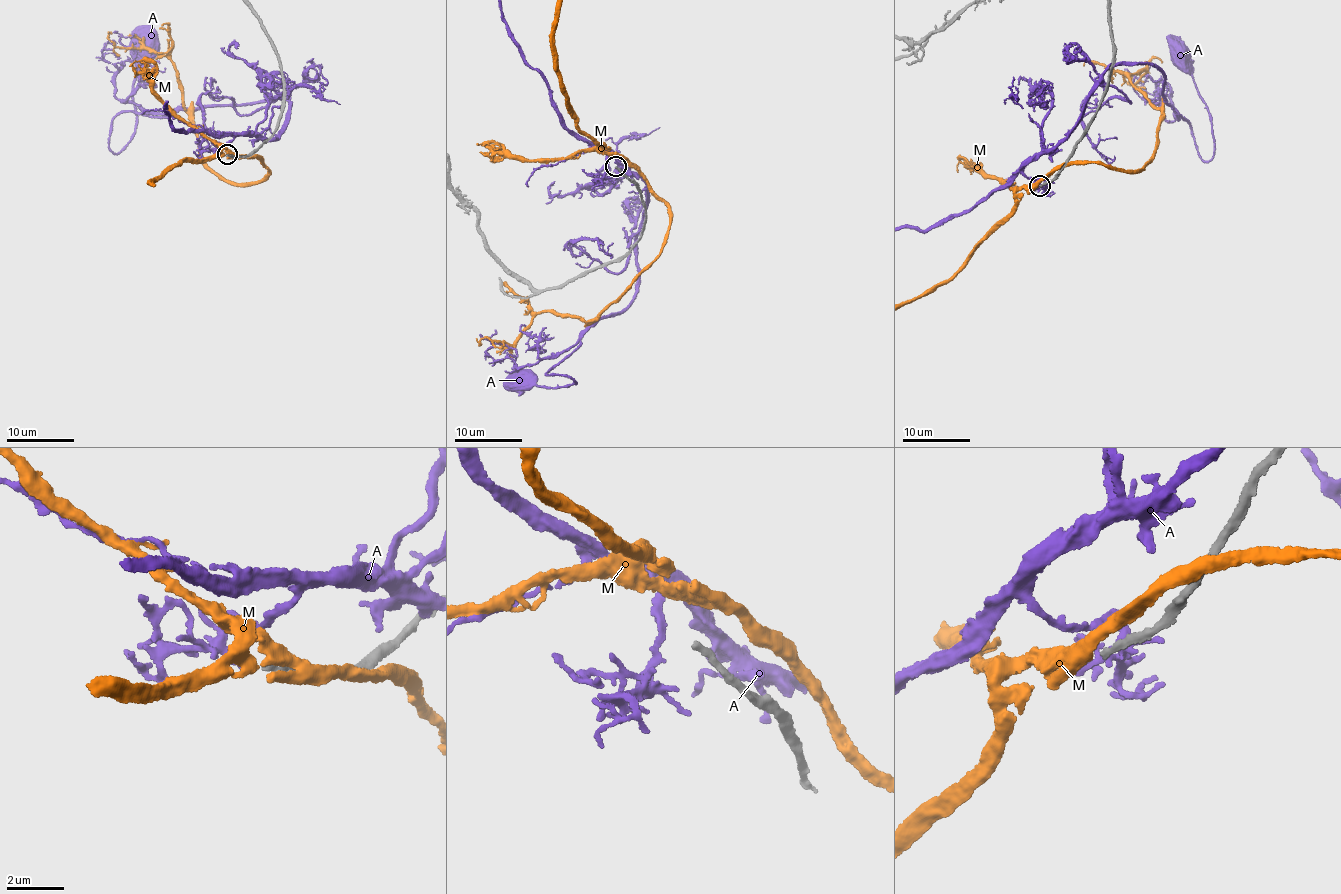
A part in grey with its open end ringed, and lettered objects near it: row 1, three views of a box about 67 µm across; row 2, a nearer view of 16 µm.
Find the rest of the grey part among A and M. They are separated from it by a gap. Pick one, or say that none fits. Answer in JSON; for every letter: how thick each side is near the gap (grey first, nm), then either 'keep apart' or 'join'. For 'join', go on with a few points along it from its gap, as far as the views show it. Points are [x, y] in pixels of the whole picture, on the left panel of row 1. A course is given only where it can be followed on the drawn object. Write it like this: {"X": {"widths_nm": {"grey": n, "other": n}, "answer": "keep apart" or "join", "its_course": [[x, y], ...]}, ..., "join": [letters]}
{"A": {"widths_nm": {"grey": 220, "other": 200}, "answer": "keep apart"}, "M": {"widths_nm": {"grey": 220, "other": 360}, "answer": "keep apart"}, "join": []}

